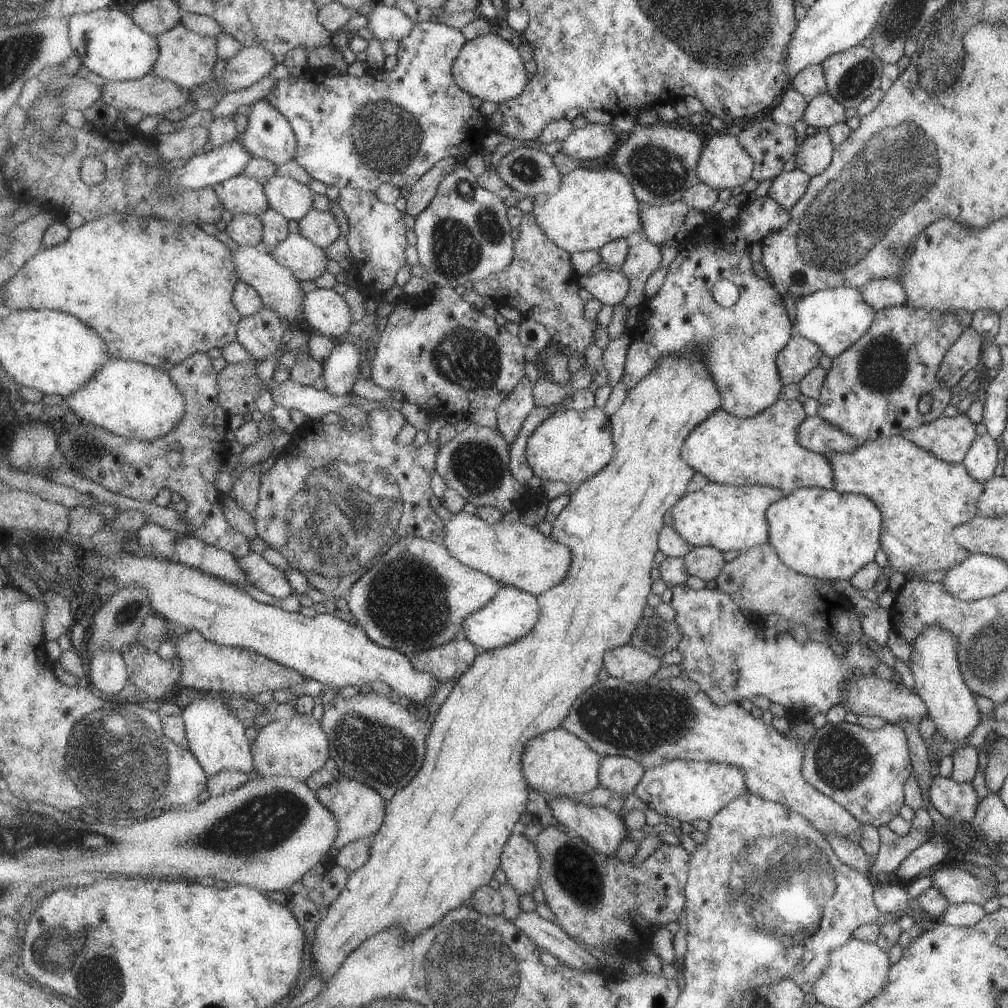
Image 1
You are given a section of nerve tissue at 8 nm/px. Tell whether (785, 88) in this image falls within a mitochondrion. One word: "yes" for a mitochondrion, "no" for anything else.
no

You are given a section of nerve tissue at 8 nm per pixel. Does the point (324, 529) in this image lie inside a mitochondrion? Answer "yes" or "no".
yes

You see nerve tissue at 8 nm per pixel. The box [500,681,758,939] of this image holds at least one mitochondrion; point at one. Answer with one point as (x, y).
(613, 716)

